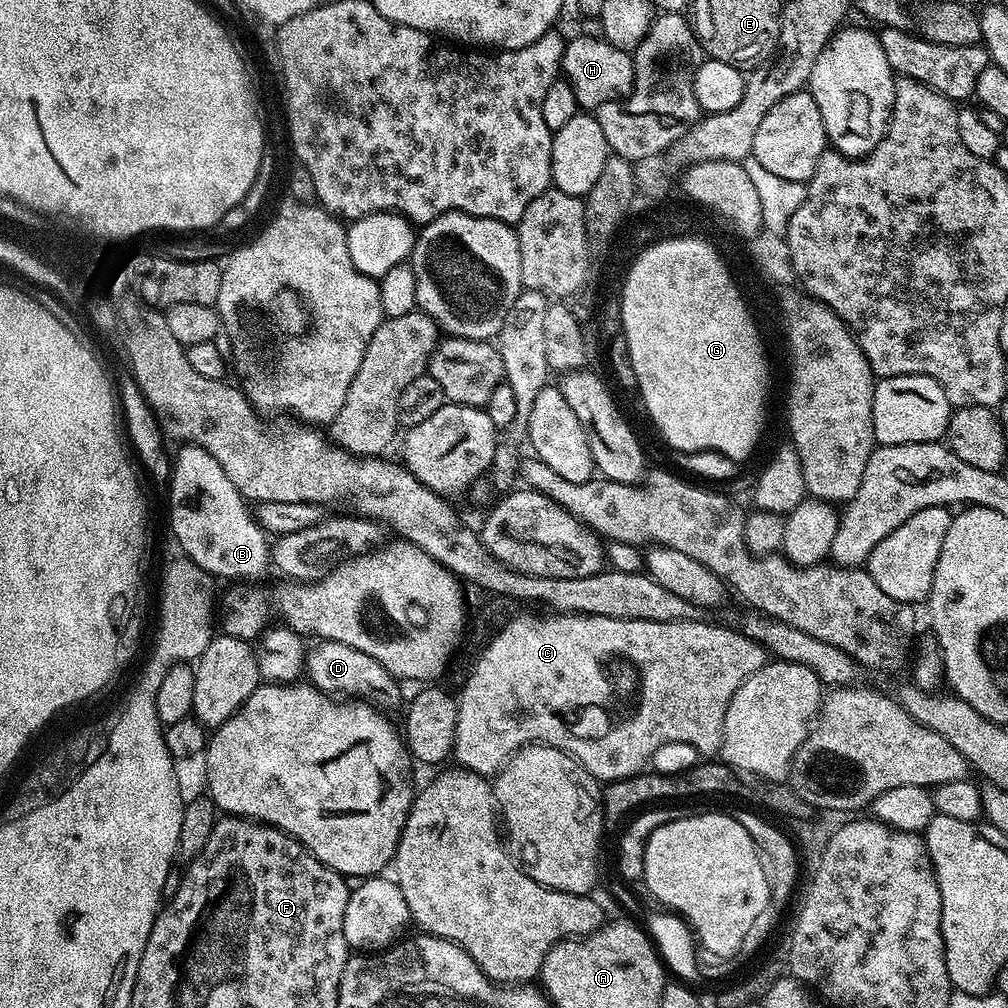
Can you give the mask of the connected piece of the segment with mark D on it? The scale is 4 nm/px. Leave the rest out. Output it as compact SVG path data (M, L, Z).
M316 640L313 645L313 648L311 645L304 654L306 680L312 687L333 698L351 698L356 702L370 704L385 714L401 711L401 681L391 676L386 666L382 666L382 662L374 662L370 654L362 654L362 650L354 650L354 646L346 646L346 642Z

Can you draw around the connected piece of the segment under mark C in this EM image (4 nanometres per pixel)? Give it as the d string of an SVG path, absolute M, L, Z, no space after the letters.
M562 612L559 614L544 614L548 616L524 616L517 615L516 619L510 621L501 632L496 633L491 640L483 645L484 648L480 652L480 657L472 664L472 673L464 680L464 689L458 692L456 705L458 706L458 726L454 730L454 746L452 747L452 756L455 763L462 768L468 768L474 774L485 778L495 777L496 773L507 764L508 759L515 752L525 748L527 744L548 744L552 748L557 748L572 756L577 762L591 774L595 776L597 781L611 782L613 780L621 780L627 776L635 776L637 772L645 767L644 764L659 748L664 748L667 744L689 744L696 752L701 752L701 757L712 758L720 751L720 743L722 742L722 722L726 718L726 706L730 706L730 698L734 698L734 694L738 690L738 686L742 686L742 682L746 682L746 678L750 678L750 674L754 674L766 662L766 650L757 640L746 638L740 632L731 626L725 626L723 623L707 624L704 618L699 620L683 620L682 622L642 622L641 620L623 620L622 618L602 618L601 616L587 616L581 612Z

